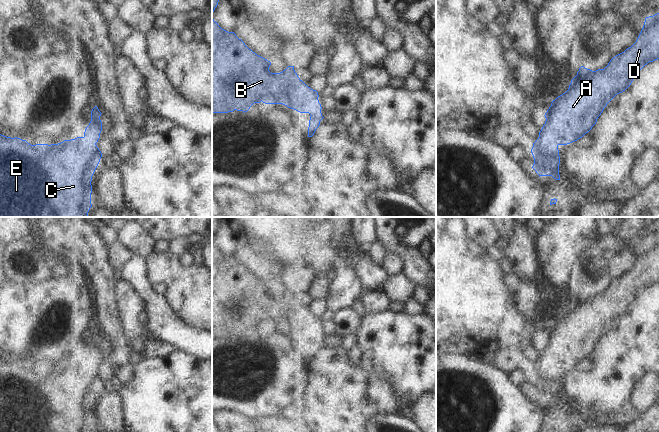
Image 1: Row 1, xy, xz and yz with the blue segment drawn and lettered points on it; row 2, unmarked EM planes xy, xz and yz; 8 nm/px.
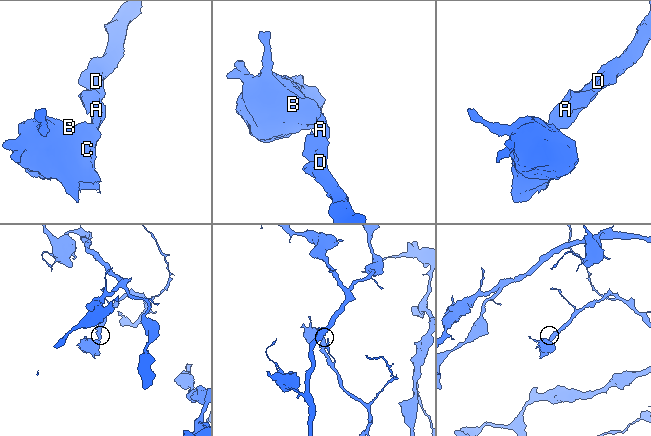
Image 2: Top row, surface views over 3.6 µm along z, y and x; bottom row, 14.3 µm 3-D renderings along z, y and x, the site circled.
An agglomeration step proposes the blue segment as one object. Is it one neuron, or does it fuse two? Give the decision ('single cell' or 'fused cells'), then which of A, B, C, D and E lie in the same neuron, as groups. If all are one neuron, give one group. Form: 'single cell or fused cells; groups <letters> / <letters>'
single cell; groups A B C D E

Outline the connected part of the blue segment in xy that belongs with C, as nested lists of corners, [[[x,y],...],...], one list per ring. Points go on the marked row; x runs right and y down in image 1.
[[[95,106],[84,136],[58,144],[31,145],[26,140],[0,134],[0,217],[88,217],[92,176],[102,157],[96,145],[102,131],[101,114]]]

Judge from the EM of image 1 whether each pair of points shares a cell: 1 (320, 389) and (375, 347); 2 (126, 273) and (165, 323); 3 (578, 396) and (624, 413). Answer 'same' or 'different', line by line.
1: different
2: same
3: different

